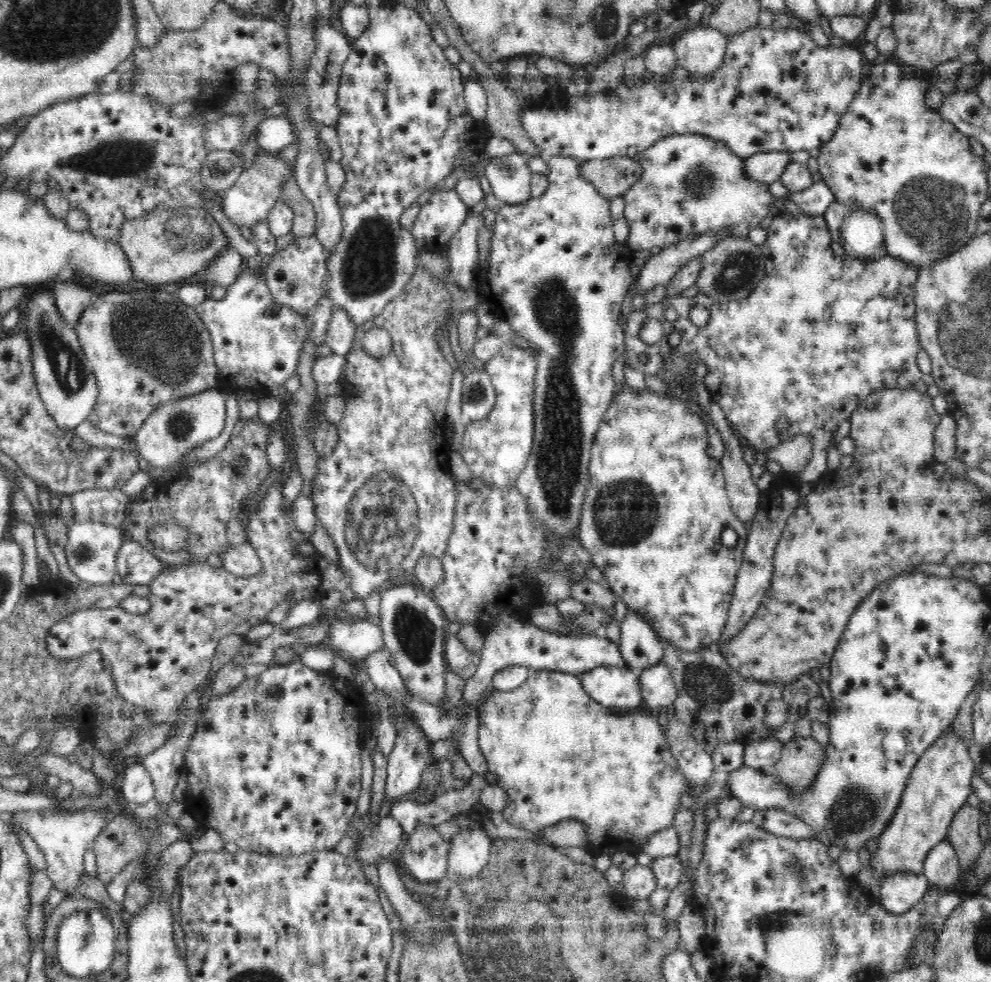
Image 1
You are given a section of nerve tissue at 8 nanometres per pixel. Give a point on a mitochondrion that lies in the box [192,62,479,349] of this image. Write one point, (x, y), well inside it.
(369, 264)

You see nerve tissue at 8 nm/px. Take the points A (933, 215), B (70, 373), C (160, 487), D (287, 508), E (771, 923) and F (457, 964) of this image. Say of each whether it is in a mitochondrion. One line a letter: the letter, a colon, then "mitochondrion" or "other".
A: mitochondrion
B: mitochondrion
C: other
D: other
E: mitochondrion
F: mitochondrion

